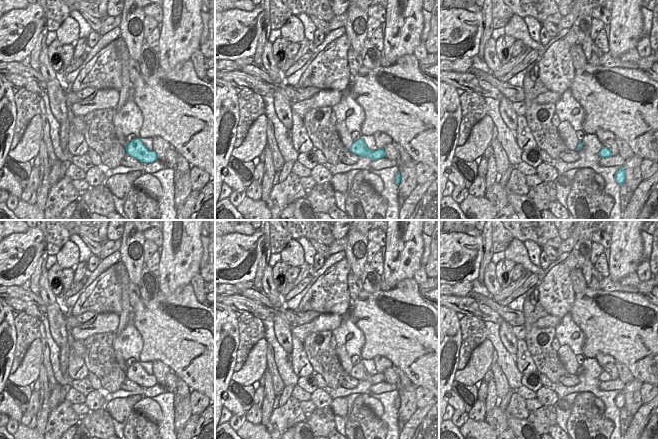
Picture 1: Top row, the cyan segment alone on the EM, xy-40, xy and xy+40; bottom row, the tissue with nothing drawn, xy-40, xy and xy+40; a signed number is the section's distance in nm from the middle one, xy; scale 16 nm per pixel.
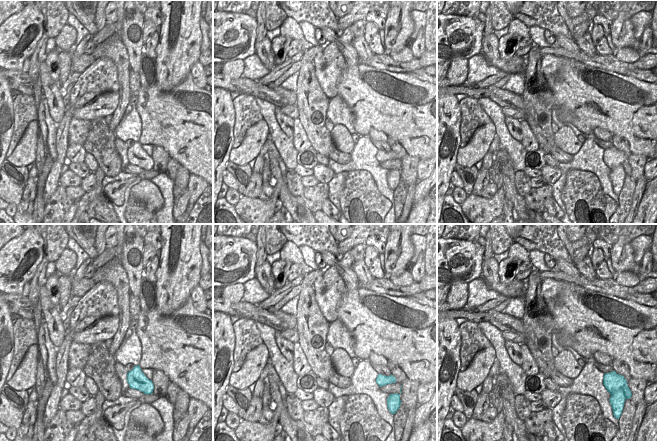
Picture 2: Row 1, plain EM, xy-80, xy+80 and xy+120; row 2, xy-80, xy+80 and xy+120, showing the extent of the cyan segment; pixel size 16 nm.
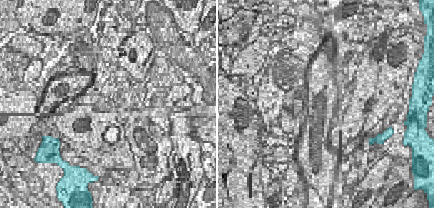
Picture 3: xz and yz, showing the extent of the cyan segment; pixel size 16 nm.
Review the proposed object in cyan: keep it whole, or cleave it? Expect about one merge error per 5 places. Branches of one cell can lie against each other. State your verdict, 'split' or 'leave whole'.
leave whole

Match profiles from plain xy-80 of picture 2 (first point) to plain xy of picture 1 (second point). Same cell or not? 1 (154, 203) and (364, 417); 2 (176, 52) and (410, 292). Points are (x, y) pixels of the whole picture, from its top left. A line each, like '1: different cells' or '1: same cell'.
1: different cells
2: different cells

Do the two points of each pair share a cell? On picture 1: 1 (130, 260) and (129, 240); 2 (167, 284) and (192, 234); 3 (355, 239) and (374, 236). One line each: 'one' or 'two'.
1: one
2: one
3: two

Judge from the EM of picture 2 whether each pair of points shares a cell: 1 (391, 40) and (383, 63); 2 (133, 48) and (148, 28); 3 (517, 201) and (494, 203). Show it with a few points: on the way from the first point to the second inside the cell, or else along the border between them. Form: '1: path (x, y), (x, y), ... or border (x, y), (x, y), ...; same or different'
1: border (385, 53), (389, 55); different
2: border (145, 19), (143, 23), (143, 42); different
3: border (502, 181), (505, 197); different

